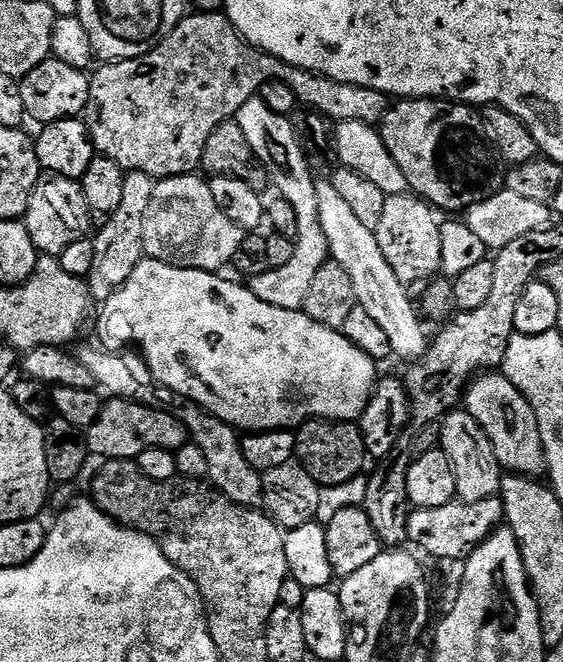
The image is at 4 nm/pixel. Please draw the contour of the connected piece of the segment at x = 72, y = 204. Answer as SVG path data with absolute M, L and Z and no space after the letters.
M53 172L47 173L36 184L22 219L26 230L30 230L30 238L37 252L57 258L64 253L66 246L74 246L74 242L85 239L89 235L88 227L94 223L79 183Z

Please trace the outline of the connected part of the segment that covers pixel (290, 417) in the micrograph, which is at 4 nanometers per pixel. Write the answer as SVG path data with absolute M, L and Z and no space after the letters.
M143 259L139 266L130 274L124 287L118 290L108 300L103 301L104 313L100 316L100 340L99 343L108 350L123 349L123 344L141 344L144 347L144 356L148 359L147 371L153 381L161 389L169 388L176 392L177 397L187 398L198 407L204 408L210 414L214 414L222 422L226 422L239 430L246 432L265 432L275 428L295 429L297 426L305 424L308 420L346 420L349 422L359 421L360 415L366 410L368 399L372 396L372 390L376 386L378 379L377 361L370 359L354 342L350 342L344 337L343 331L322 326L322 322L314 322L303 310L282 310L278 306L270 306L270 302L262 302L254 295L251 287L235 284L232 280L223 280L223 275L215 272L203 272L193 268L179 268L173 264L167 264L161 260Z

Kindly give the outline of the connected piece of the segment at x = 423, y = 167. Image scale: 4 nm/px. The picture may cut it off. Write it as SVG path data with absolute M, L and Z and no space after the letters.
M400 98L389 107L378 125L378 131L386 150L390 150L390 158L394 158L394 162L398 162L398 170L406 174L409 189L427 200L433 209L445 208L448 214L460 214L478 202L486 202L486 198L505 191L505 161L488 137L484 117L475 107L458 104L455 100Z

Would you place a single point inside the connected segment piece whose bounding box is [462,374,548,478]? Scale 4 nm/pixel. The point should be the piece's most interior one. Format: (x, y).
(506, 417)

